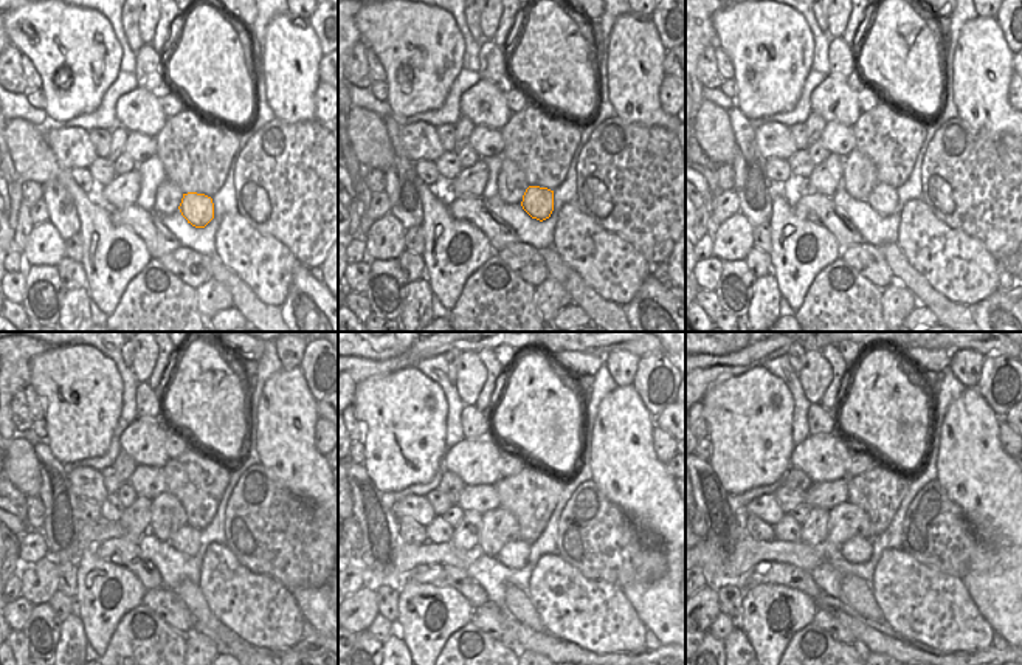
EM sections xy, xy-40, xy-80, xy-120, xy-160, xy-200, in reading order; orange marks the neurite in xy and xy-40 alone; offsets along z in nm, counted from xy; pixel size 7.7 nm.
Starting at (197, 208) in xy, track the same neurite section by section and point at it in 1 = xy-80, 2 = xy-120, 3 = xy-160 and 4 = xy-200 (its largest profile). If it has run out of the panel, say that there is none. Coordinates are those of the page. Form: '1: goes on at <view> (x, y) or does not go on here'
1: goes on at xy-80 (883, 199)
2: goes on at xy-120 (186, 541)
3: goes on at xy-160 (514, 555)
4: goes on at xy-200 (856, 551)

